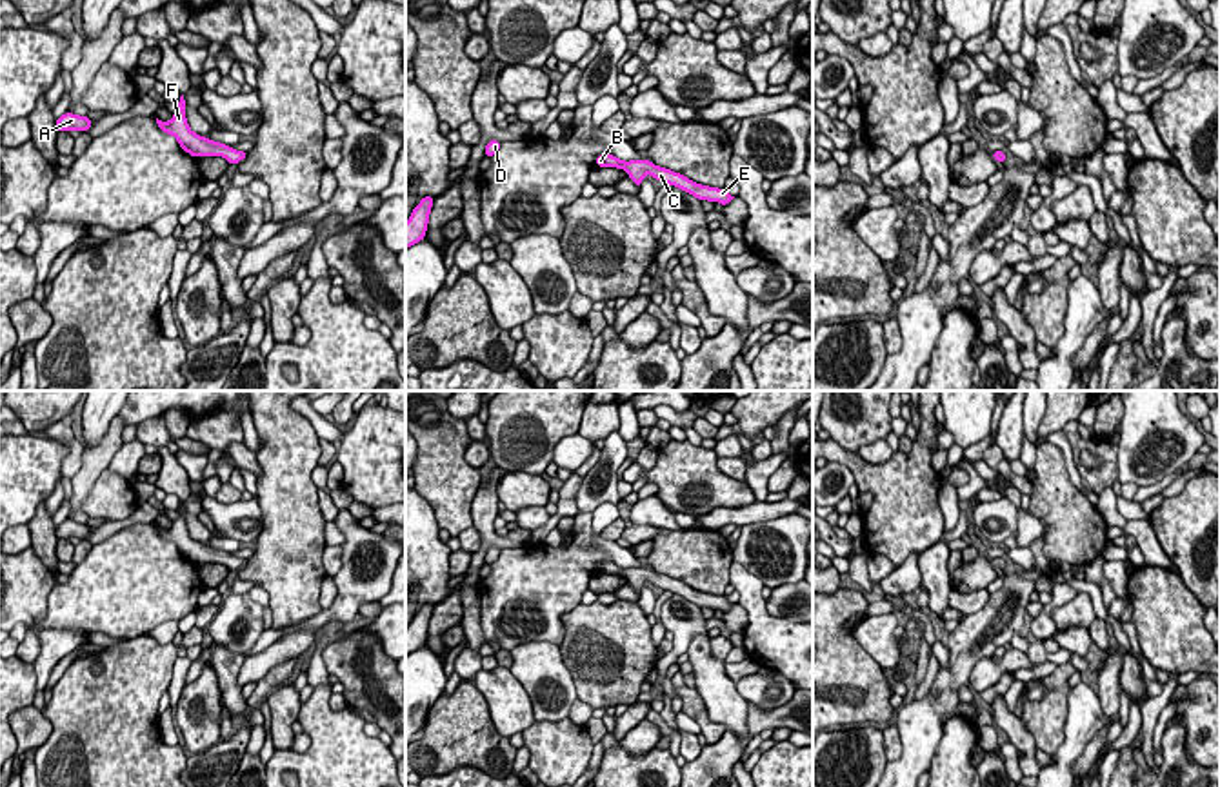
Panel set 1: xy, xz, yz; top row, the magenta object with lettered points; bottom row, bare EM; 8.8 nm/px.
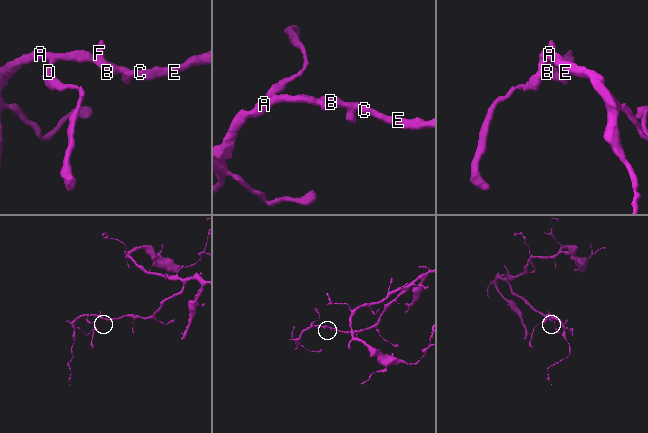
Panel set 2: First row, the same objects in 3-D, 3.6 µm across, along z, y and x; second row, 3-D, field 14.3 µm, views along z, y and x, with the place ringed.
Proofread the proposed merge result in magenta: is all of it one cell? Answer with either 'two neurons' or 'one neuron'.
one neuron

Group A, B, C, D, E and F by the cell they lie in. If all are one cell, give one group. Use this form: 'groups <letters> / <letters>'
groups A B C D E F

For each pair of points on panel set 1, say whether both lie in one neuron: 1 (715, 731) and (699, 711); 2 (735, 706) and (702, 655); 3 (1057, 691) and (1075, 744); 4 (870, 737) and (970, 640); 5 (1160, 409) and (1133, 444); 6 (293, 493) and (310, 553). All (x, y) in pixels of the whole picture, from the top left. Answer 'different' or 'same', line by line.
1: same
2: same
3: different
4: different
5: same
6: same

